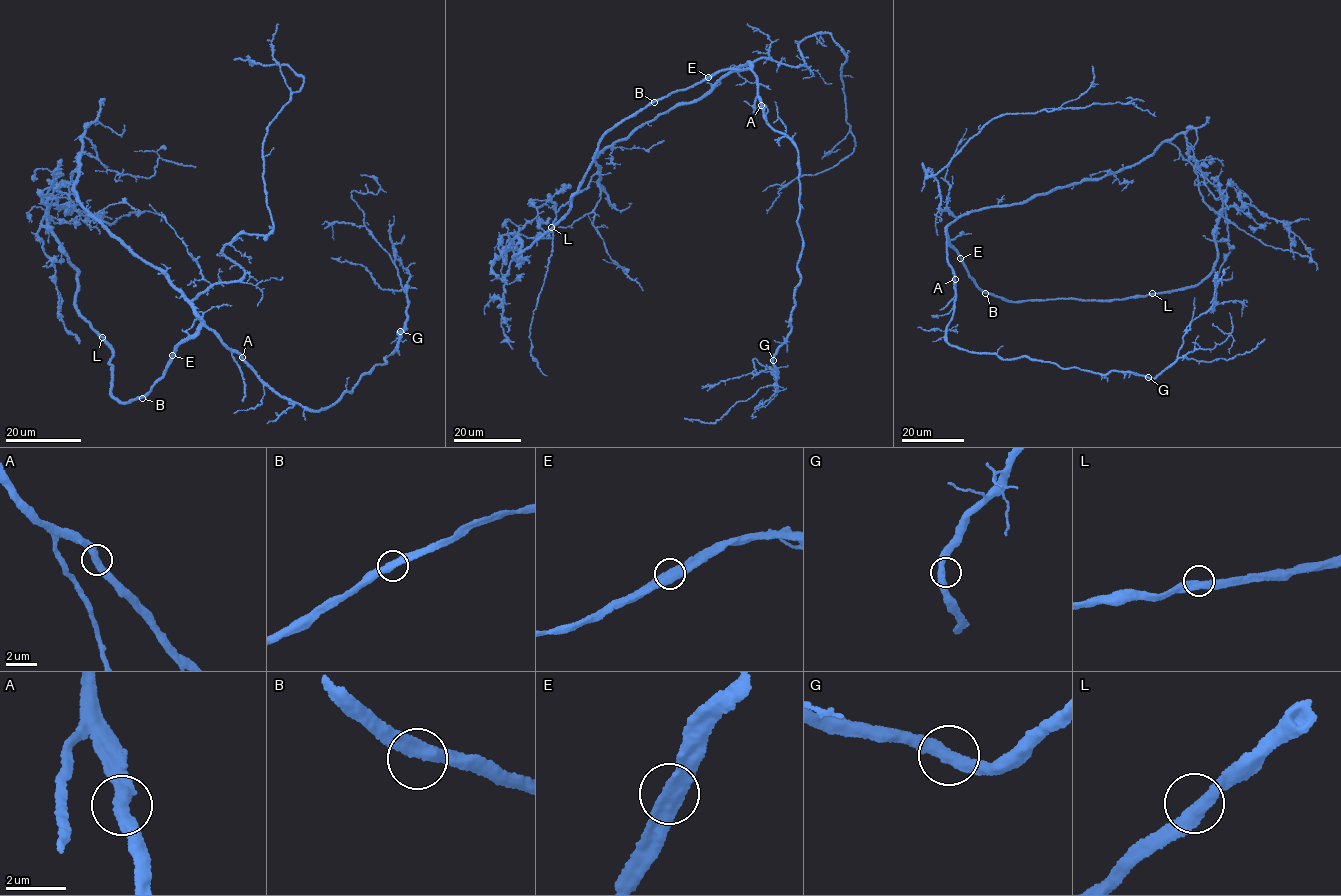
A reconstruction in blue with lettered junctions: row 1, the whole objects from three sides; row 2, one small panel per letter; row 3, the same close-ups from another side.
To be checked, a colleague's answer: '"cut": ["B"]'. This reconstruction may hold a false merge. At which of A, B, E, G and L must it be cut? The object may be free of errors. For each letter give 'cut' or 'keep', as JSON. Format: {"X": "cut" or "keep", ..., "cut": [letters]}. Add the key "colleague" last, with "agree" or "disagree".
{"A": "keep", "B": "keep", "E": "keep", "G": "keep", "L": "keep", "cut": [], "colleague": "disagree"}

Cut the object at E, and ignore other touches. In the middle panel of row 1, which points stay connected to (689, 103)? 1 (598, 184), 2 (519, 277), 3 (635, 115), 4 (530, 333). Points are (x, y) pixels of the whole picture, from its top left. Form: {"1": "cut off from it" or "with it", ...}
{"1": "with it", "2": "cut off from it", "3": "cut off from it", "4": "with it"}

